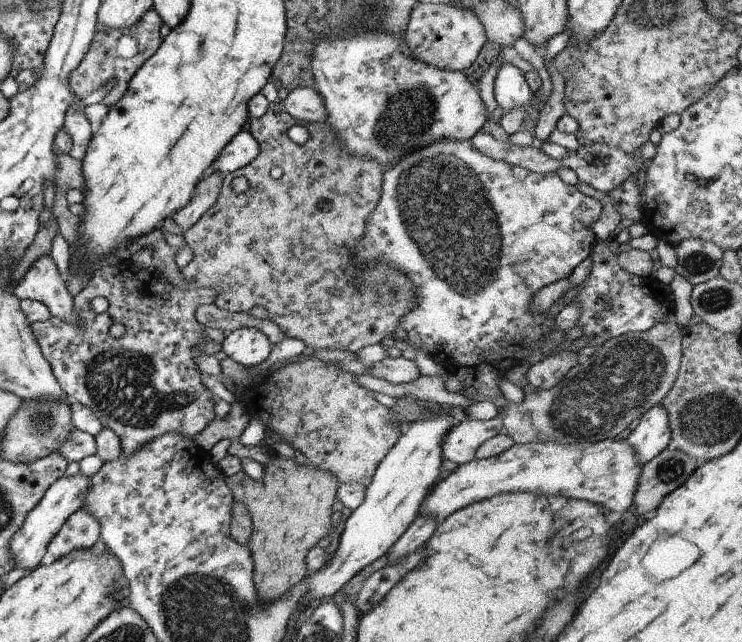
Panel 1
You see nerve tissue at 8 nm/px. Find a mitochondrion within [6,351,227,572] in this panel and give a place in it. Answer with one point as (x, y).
(39, 425)

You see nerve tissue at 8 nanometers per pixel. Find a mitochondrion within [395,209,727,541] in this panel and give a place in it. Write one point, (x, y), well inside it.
(593, 401)

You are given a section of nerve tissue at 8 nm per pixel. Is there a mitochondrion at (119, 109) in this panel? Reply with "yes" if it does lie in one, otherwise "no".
no

